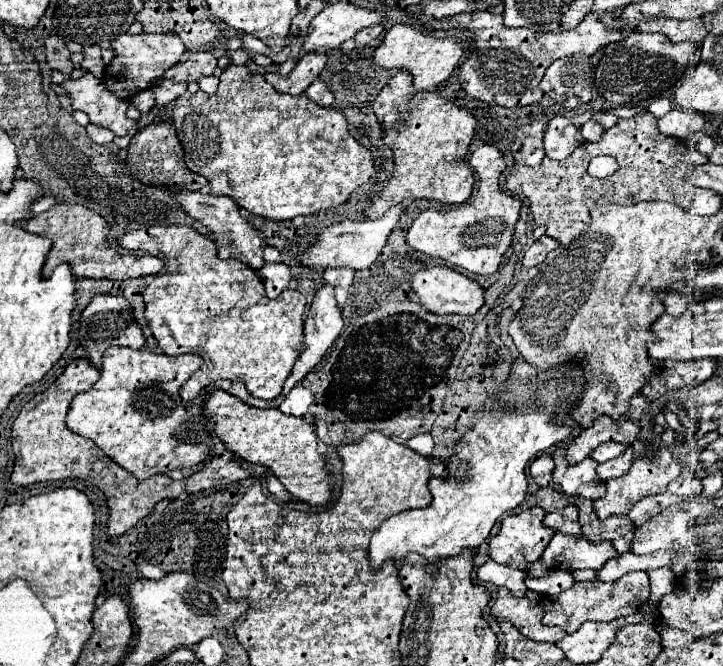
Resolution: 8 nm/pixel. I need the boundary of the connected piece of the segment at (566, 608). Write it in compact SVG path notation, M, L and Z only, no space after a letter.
M632 572L622 576L620 580L612 584L602 584L598 580L594 582L578 582L572 588L548 596L548 604L544 604L544 618L542 622L546 626L560 626L568 634L576 632L584 622L610 622L628 614L634 614L640 604L644 604L650 596L650 584L648 584L648 574L646 572Z

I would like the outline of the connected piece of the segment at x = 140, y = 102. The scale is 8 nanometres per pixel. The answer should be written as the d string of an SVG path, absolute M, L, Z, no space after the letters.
M151 89L138 92L131 103L143 114L147 113L154 105L155 96Z

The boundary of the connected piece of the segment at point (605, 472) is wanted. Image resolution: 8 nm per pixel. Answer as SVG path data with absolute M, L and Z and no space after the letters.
M628 446L618 458L612 458L612 460L608 460L604 464L598 464L596 472L598 472L598 476L602 480L612 480L612 478L618 478L624 472L628 472L630 464L632 464L632 448Z

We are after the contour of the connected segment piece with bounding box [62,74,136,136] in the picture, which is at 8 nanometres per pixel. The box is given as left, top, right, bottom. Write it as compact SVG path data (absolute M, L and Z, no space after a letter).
M84 74L78 80L66 80L62 82L62 88L70 96L72 108L86 112L94 126L108 128L116 136L124 136L136 126L136 120L126 118L130 102L120 100L112 92L104 90L102 82L92 74Z

